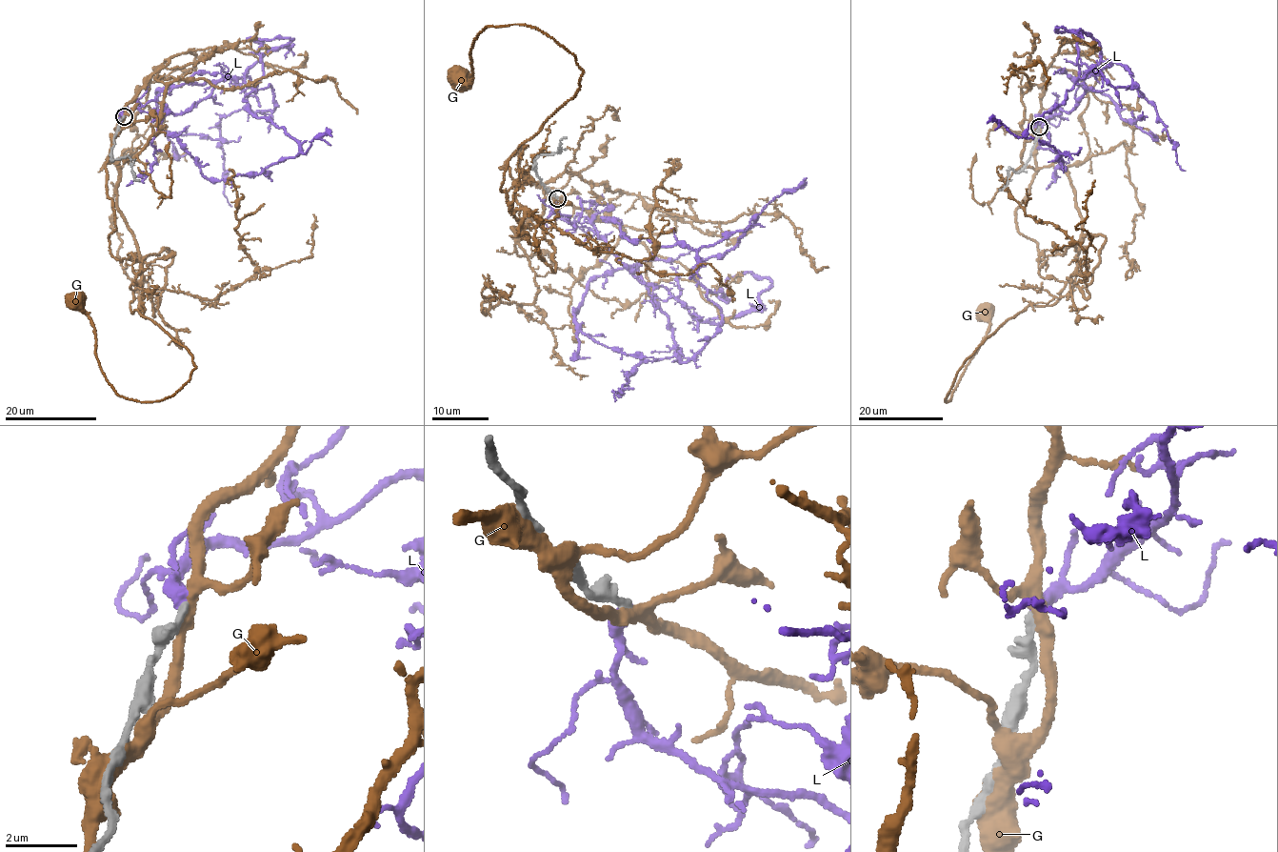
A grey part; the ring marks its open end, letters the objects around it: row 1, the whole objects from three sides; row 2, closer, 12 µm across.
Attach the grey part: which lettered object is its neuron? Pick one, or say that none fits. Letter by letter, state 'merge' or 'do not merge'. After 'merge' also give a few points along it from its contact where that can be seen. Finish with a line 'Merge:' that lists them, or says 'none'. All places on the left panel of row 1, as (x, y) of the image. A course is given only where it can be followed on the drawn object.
G: do not merge
L: do not merge
Merge: none

